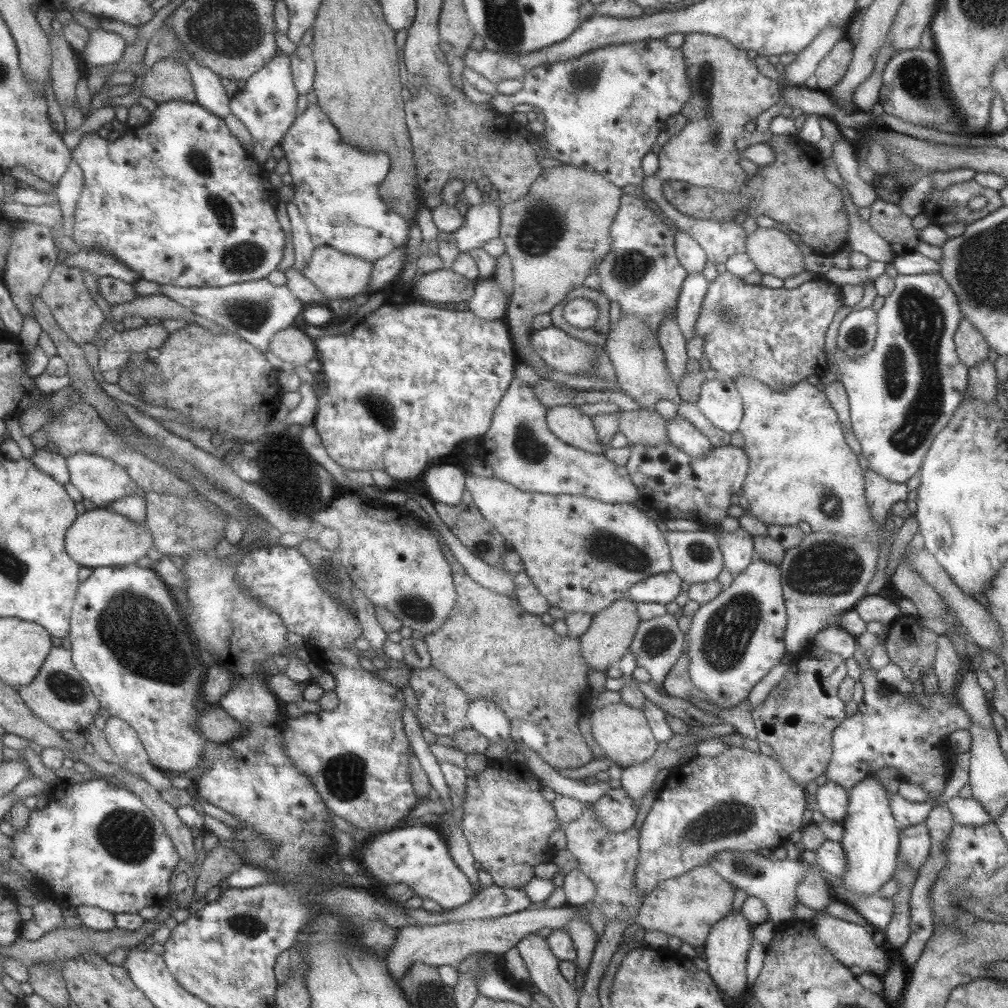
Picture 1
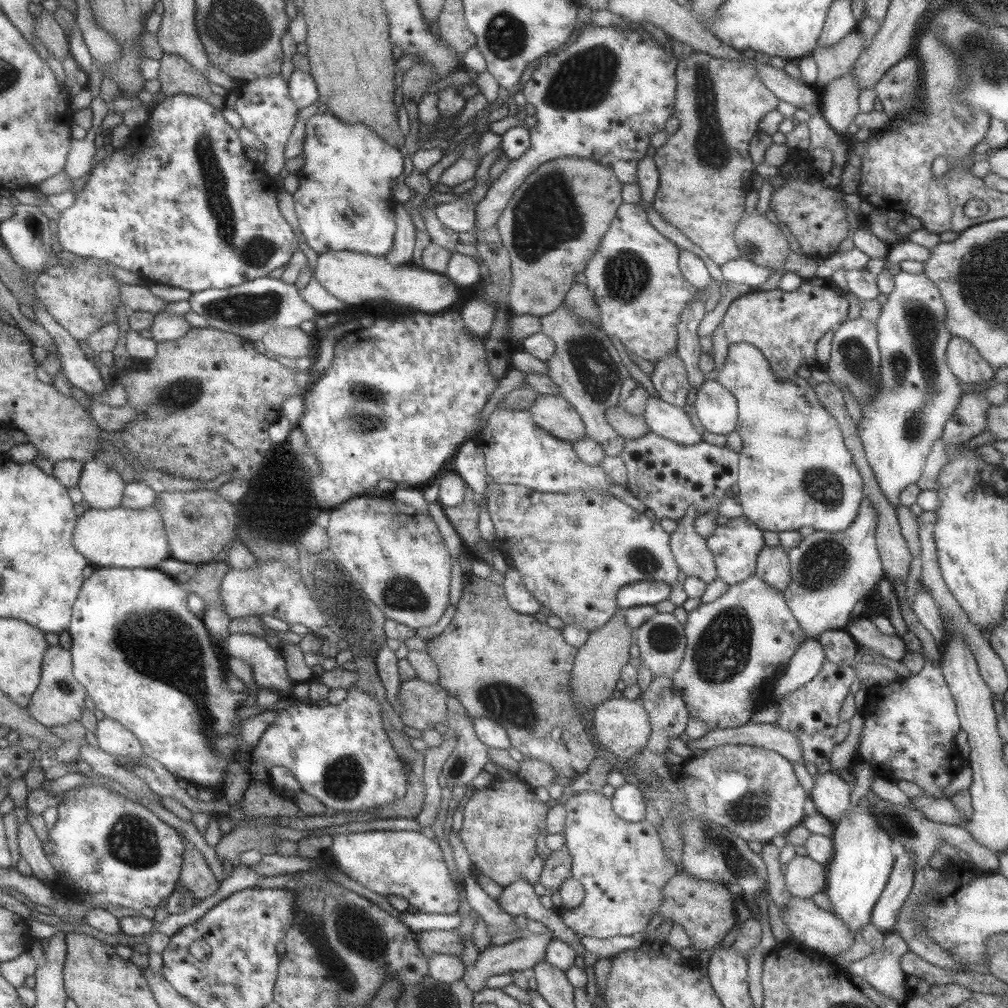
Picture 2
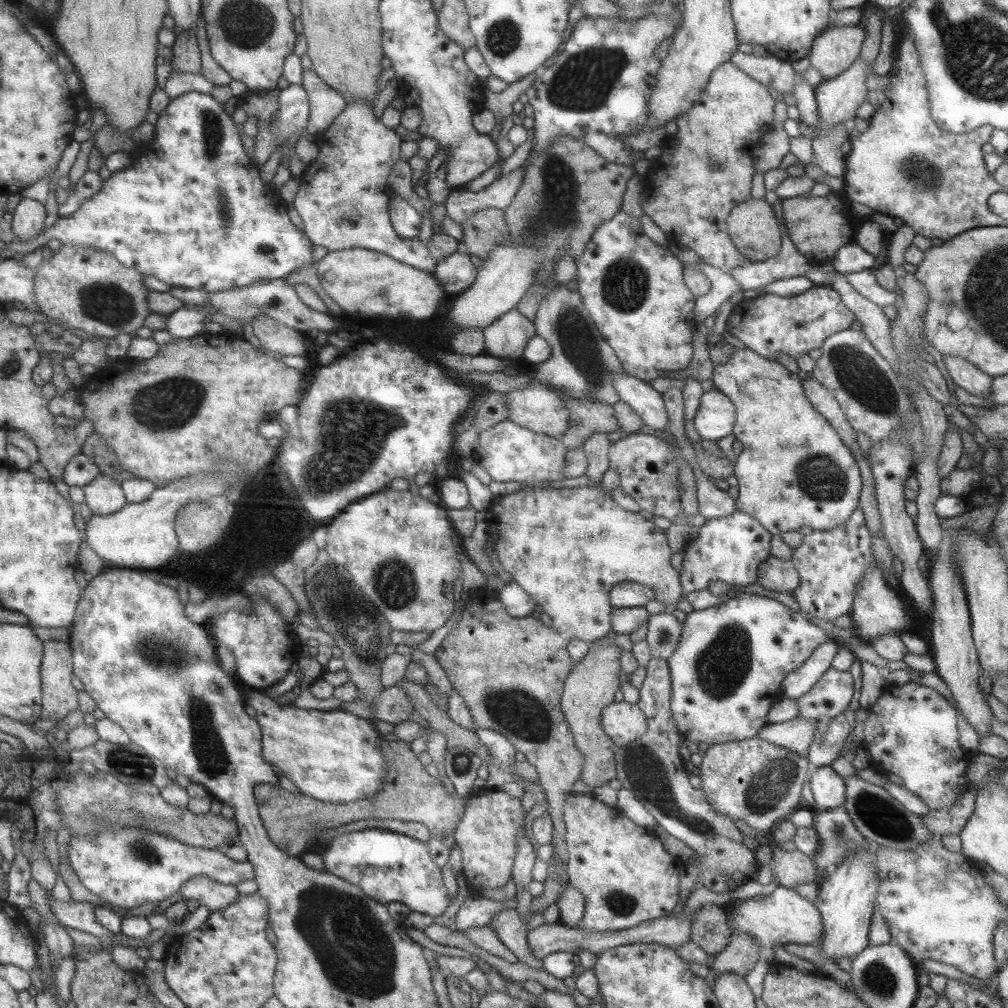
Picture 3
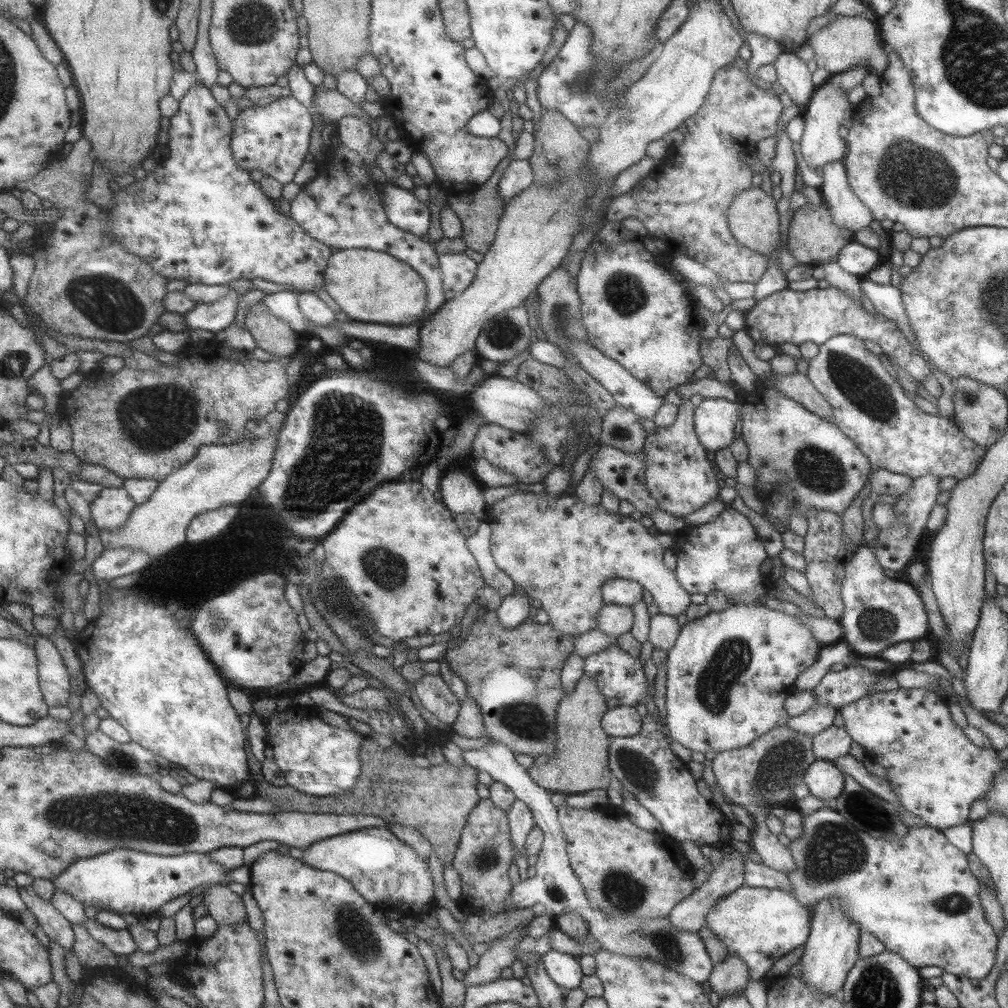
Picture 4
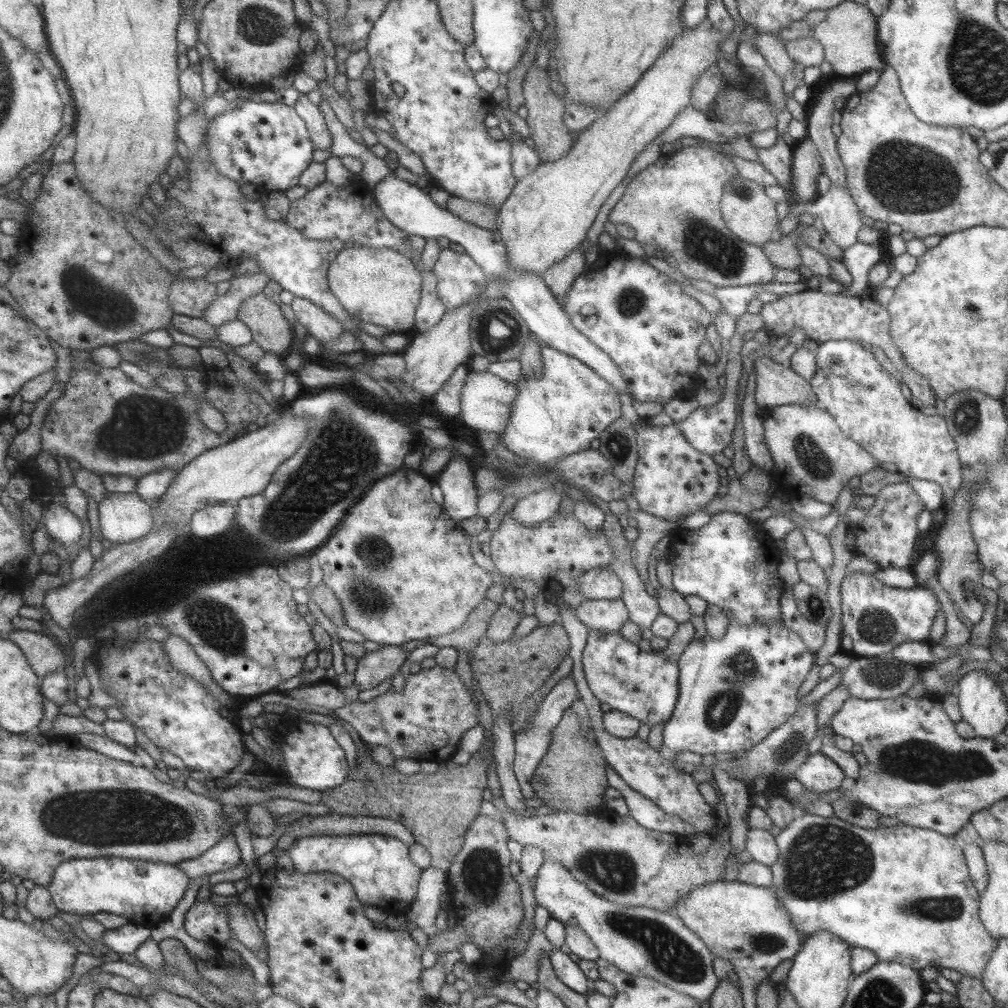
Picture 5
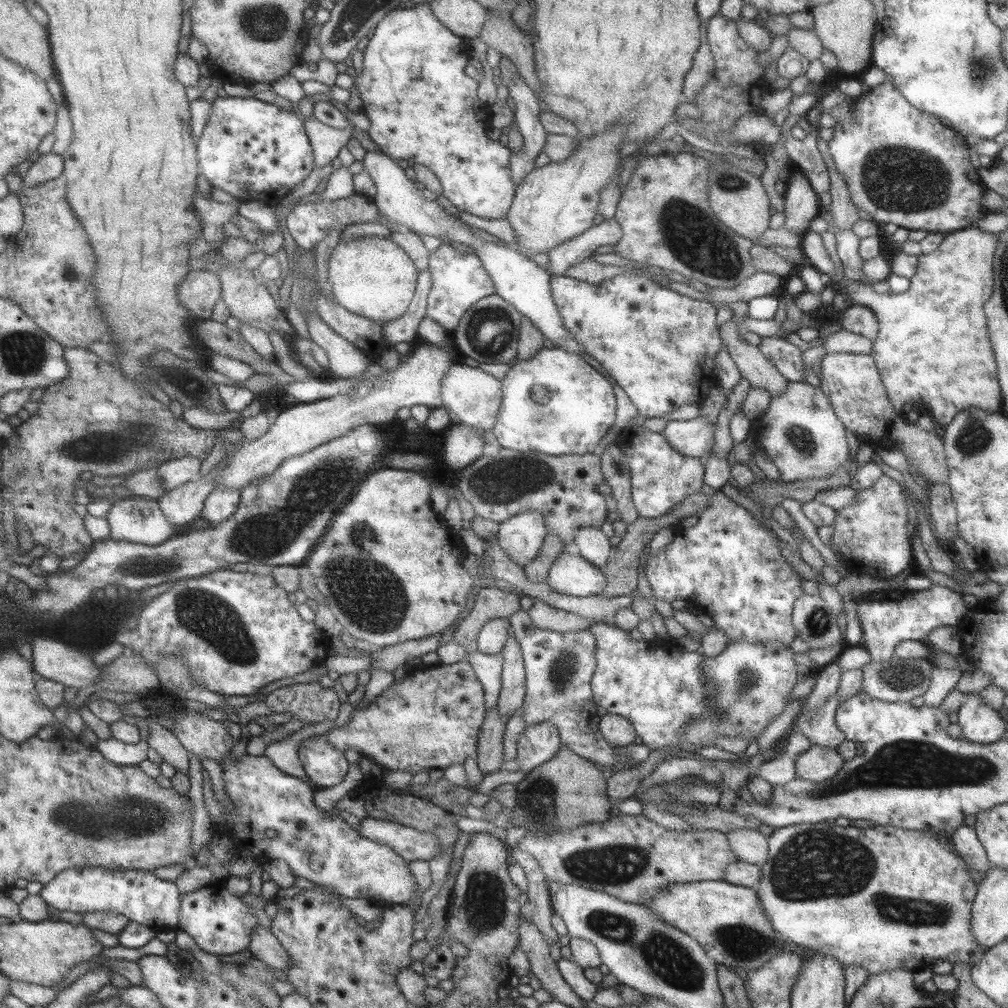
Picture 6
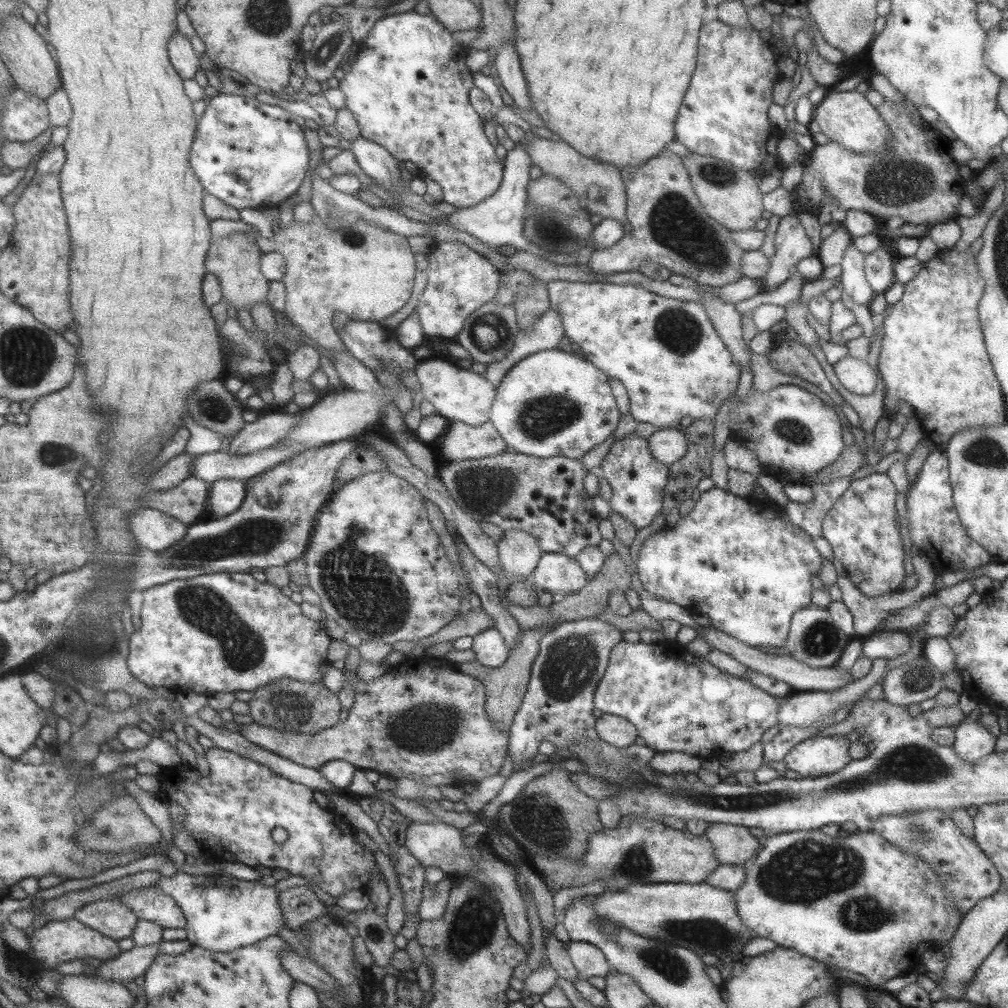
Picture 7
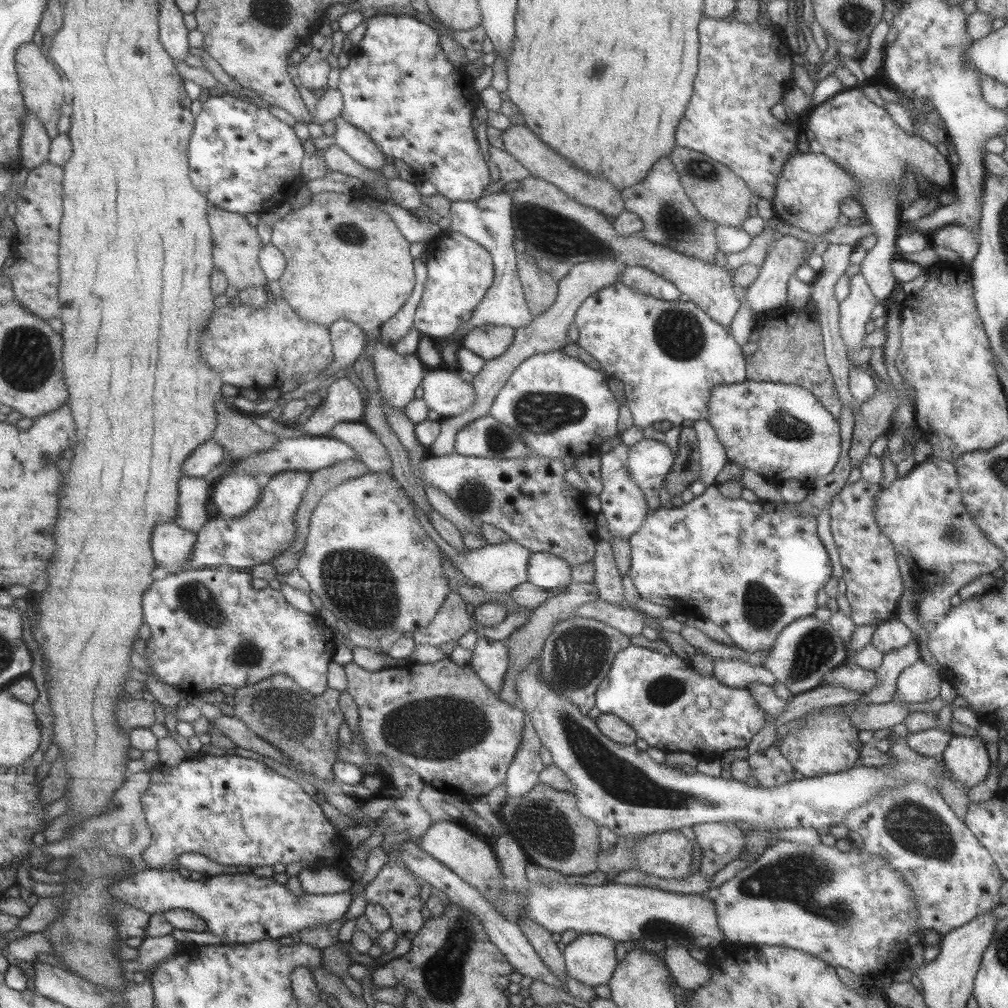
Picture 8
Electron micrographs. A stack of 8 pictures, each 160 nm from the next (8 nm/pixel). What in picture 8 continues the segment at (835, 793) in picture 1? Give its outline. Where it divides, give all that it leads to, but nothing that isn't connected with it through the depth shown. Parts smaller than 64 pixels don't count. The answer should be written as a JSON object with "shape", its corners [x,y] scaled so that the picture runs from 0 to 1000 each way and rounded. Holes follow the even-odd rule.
{"shape":[[[817,701],[805,705],[793,714],[796,714],[796,718],[784,724],[771,740],[788,765],[793,766],[797,771],[807,772],[834,766],[848,758],[855,738],[850,733],[852,724],[848,724],[842,718],[842,707],[838,707],[832,701]]]}

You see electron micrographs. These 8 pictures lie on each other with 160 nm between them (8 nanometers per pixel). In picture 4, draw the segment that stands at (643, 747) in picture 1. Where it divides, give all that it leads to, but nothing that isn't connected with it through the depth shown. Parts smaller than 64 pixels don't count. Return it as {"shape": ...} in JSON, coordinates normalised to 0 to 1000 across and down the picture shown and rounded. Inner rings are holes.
{"shape":[[[613,699],[598,708],[595,719],[603,731],[623,731],[635,725],[637,712],[628,701]]]}

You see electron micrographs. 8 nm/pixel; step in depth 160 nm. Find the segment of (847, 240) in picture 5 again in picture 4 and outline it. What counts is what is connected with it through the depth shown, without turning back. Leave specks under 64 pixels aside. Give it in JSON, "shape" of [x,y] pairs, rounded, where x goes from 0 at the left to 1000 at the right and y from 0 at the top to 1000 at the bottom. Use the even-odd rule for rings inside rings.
{"shape":[[[834,160],[820,161],[815,167],[813,190],[824,213],[828,226],[847,233],[866,219],[862,207],[844,190]]]}

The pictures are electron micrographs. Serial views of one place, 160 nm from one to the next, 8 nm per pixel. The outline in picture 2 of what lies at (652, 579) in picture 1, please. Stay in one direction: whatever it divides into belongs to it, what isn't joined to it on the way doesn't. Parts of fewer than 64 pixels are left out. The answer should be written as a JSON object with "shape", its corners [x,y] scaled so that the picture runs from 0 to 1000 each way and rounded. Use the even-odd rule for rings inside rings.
{"shape":[[[636,575],[616,582],[612,587],[611,599],[613,604],[628,601],[649,601],[663,594],[666,581],[652,575]]]}

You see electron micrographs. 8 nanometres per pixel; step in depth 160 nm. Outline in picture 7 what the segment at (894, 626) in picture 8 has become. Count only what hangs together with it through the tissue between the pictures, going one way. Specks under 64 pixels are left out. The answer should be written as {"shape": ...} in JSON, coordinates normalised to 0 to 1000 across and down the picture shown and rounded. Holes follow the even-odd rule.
{"shape":[[[874,626],[857,633],[853,651],[886,654],[902,646],[902,630],[898,628]]]}

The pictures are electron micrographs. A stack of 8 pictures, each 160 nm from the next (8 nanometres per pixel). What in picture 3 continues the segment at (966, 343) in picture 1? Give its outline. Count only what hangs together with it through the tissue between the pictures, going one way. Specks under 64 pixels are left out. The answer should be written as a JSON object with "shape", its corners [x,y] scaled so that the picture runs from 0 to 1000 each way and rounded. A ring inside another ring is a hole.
{"shape":[[[936,352],[935,358],[945,380],[962,389],[963,392],[974,393],[977,397],[984,382],[983,372],[973,370],[971,365],[963,363],[953,354]]]}

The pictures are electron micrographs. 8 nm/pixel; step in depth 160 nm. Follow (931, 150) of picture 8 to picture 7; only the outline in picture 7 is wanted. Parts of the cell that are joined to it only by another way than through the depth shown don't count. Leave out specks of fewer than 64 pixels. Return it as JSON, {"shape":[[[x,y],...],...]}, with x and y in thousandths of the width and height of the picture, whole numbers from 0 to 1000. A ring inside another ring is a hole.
{"shape":[[[824,88],[808,107],[806,120],[813,125],[814,133],[820,139],[832,142],[834,147],[846,153],[870,153],[882,147],[884,132],[854,91],[848,89],[828,91]],[[874,243],[862,253],[857,253],[857,273],[867,291],[877,291],[889,280],[886,263],[882,250]]]}

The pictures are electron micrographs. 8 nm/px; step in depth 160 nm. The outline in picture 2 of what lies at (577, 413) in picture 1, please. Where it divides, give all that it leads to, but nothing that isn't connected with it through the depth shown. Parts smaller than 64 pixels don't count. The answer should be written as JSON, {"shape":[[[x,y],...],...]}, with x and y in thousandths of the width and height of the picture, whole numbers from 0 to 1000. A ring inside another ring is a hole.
{"shape":[[[536,391],[525,406],[529,419],[556,438],[570,438],[580,433],[580,422],[557,393]]]}

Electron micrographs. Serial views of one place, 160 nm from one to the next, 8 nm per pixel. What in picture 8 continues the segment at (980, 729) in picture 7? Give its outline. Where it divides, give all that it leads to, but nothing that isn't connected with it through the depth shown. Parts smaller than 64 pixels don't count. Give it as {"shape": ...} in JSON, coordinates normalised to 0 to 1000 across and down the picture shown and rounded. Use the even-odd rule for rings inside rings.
{"shape":[[[945,728],[935,746],[934,754],[945,774],[957,784],[976,774],[982,761],[977,736],[971,731]]]}

